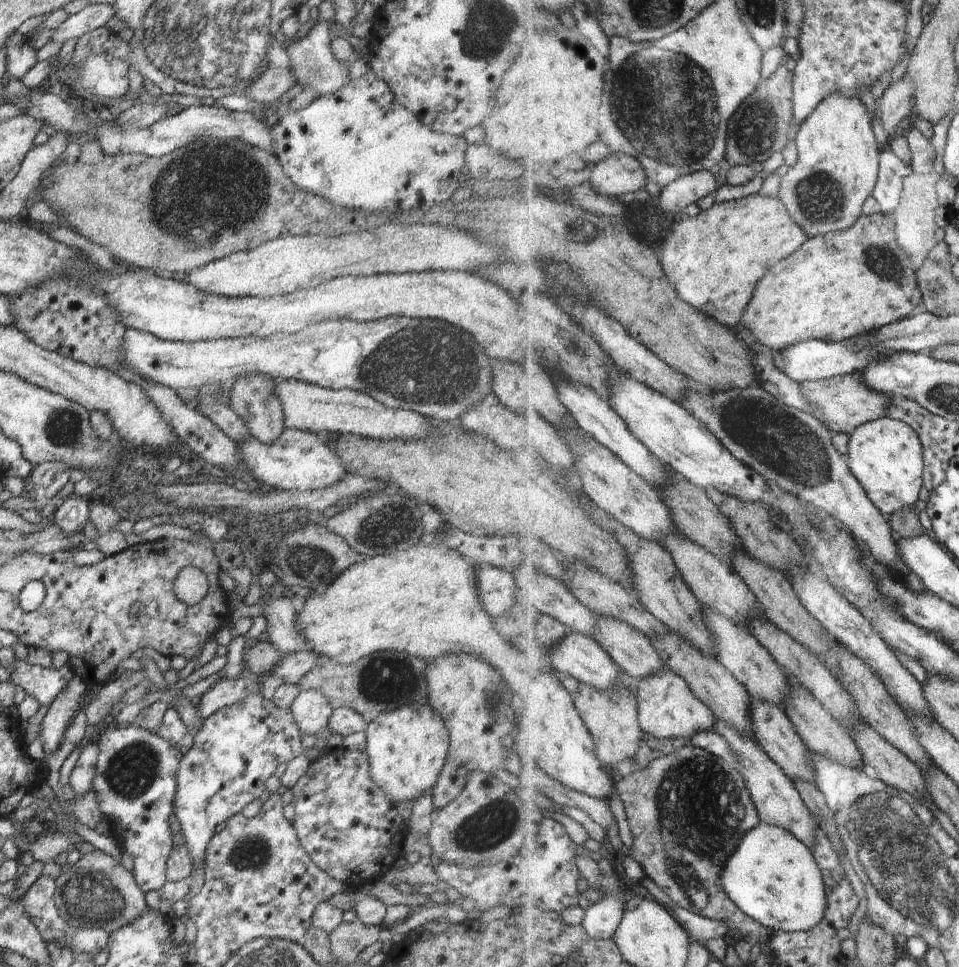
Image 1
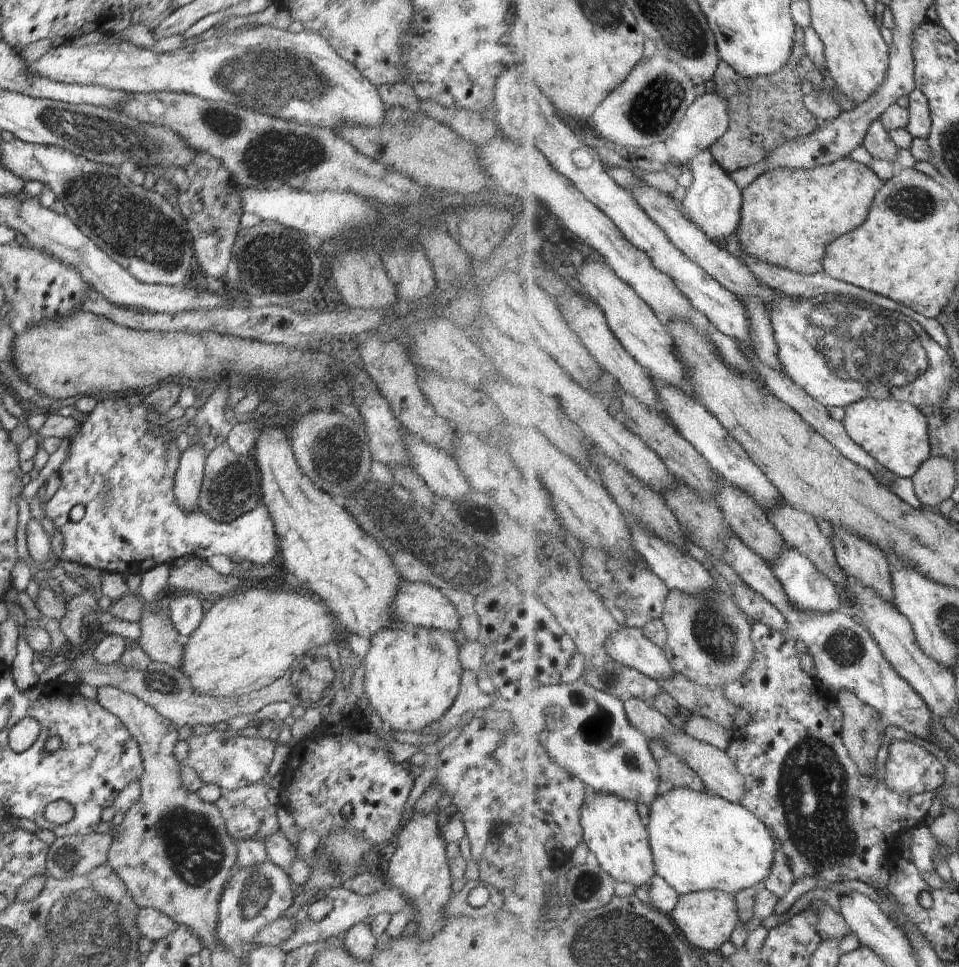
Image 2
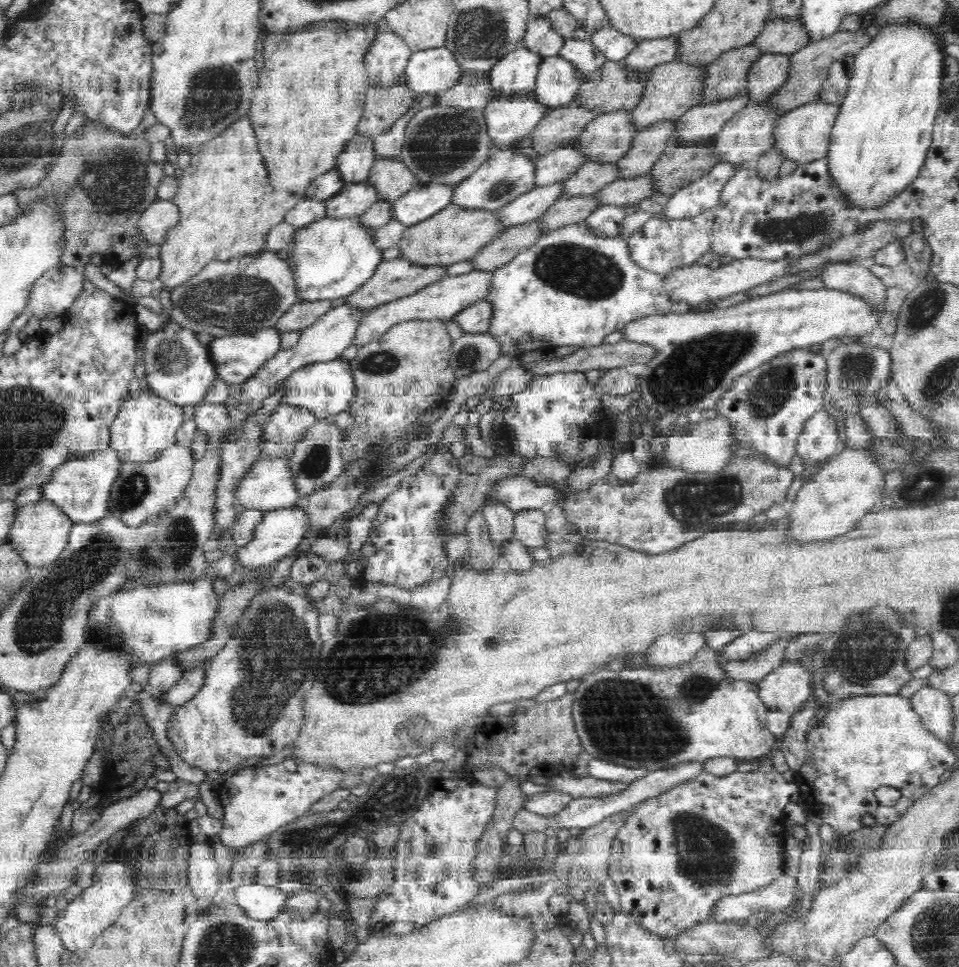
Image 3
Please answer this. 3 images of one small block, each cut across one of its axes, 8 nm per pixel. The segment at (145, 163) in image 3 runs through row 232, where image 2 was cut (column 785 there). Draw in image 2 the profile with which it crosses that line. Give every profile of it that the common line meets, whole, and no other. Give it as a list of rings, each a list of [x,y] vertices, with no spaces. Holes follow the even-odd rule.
[[[798,25],[796,39],[791,61],[774,75],[748,78],[728,62],[723,60],[720,63],[715,76],[716,90],[729,101],[731,127],[710,150],[728,172],[758,164],[790,139],[800,139],[819,129],[820,119],[808,108],[806,95],[802,92],[803,80],[799,68],[801,60],[807,55],[803,26]]]

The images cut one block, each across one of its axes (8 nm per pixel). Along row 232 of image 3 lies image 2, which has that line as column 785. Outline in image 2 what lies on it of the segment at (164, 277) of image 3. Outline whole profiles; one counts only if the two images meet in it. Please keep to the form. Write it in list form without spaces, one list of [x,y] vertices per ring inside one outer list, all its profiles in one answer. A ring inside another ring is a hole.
[[[846,157],[845,159],[839,160],[831,165],[824,165],[811,169],[770,169],[763,175],[760,175],[752,184],[748,185],[743,190],[743,194],[745,196],[743,220],[738,232],[740,246],[742,246],[746,252],[752,253],[760,260],[769,262],[770,264],[776,266],[784,267],[785,269],[792,269],[793,271],[807,275],[824,273],[826,253],[829,250],[830,244],[832,244],[835,240],[838,240],[838,238],[840,238],[842,235],[847,235],[848,233],[858,230],[869,219],[869,214],[873,211],[874,201],[884,186],[885,182],[882,181],[882,178],[880,178],[880,176],[878,176],[874,170],[872,170],[872,167],[853,160],[850,157]]]

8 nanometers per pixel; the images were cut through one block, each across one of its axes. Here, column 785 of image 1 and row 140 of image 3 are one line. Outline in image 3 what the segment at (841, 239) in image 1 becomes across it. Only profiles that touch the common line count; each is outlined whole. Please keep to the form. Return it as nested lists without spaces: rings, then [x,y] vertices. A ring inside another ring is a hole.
[[[332,17],[331,19],[314,19],[306,23],[303,27],[294,27],[291,31],[264,32],[262,37],[264,67],[259,74],[258,86],[252,94],[249,114],[252,116],[252,120],[256,122],[256,134],[258,134],[258,140],[260,140],[259,148],[260,150],[264,150],[264,158],[268,158],[264,162],[268,164],[268,174],[272,172],[272,185],[282,187],[282,189],[298,191],[298,193],[303,194],[305,186],[308,186],[311,180],[314,180],[319,174],[324,174],[335,168],[338,157],[344,150],[347,150],[348,142],[351,142],[356,136],[358,121],[363,114],[363,105],[365,104],[367,93],[372,88],[369,84],[364,58],[366,58],[370,46],[374,44],[376,38],[378,38],[378,34],[383,29],[383,20],[364,21],[360,23],[354,21],[354,19]]]

